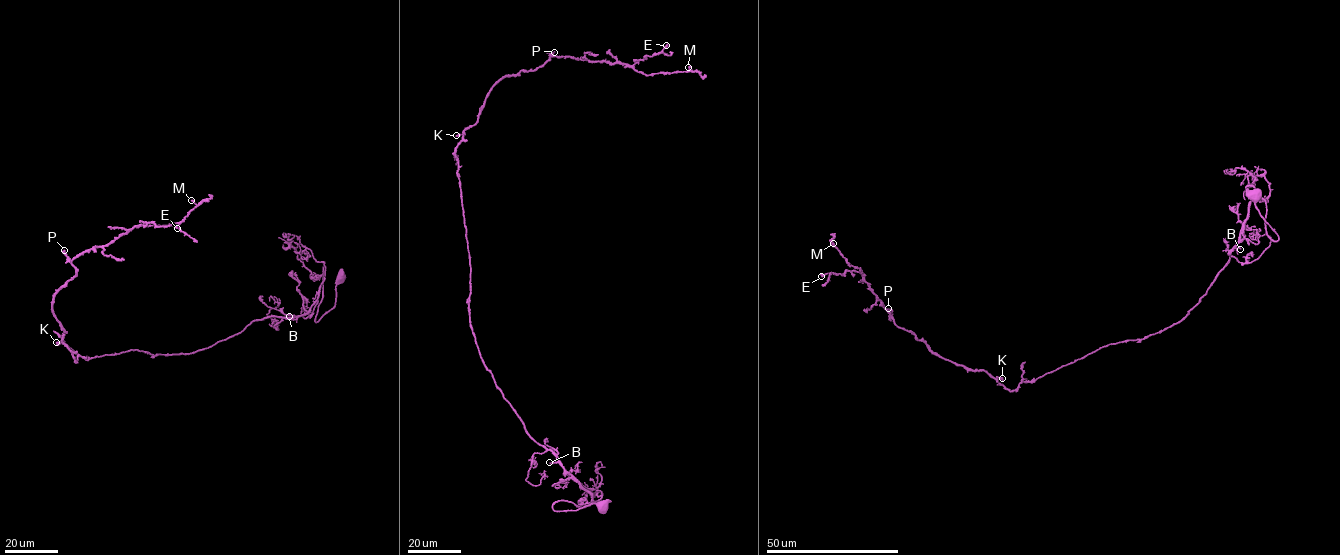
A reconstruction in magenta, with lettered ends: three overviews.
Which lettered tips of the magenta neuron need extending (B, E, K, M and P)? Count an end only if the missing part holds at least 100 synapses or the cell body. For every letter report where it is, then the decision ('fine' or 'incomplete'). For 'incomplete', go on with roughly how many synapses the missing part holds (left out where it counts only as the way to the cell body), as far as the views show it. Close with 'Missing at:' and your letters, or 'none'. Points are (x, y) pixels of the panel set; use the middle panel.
B: (549, 462) | fine
E: (666, 45) | incomplete | 110 syn
K: (456, 135) | fine
M: (688, 67) | fine
P: (554, 52) | fine
Missing at: E

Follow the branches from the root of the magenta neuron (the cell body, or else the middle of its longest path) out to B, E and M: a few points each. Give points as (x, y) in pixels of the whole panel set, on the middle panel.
B: (603, 506), (553, 508), (560, 500), (583, 508), (591, 496), (563, 466), (549, 462)
E: (603, 506), (553, 508), (591, 496), (481, 356), (455, 148), (504, 77), (554, 56), (634, 64), (666, 45)
M: (603, 506), (553, 508), (591, 496), (481, 356), (455, 148), (494, 84), (553, 56), (688, 67)

